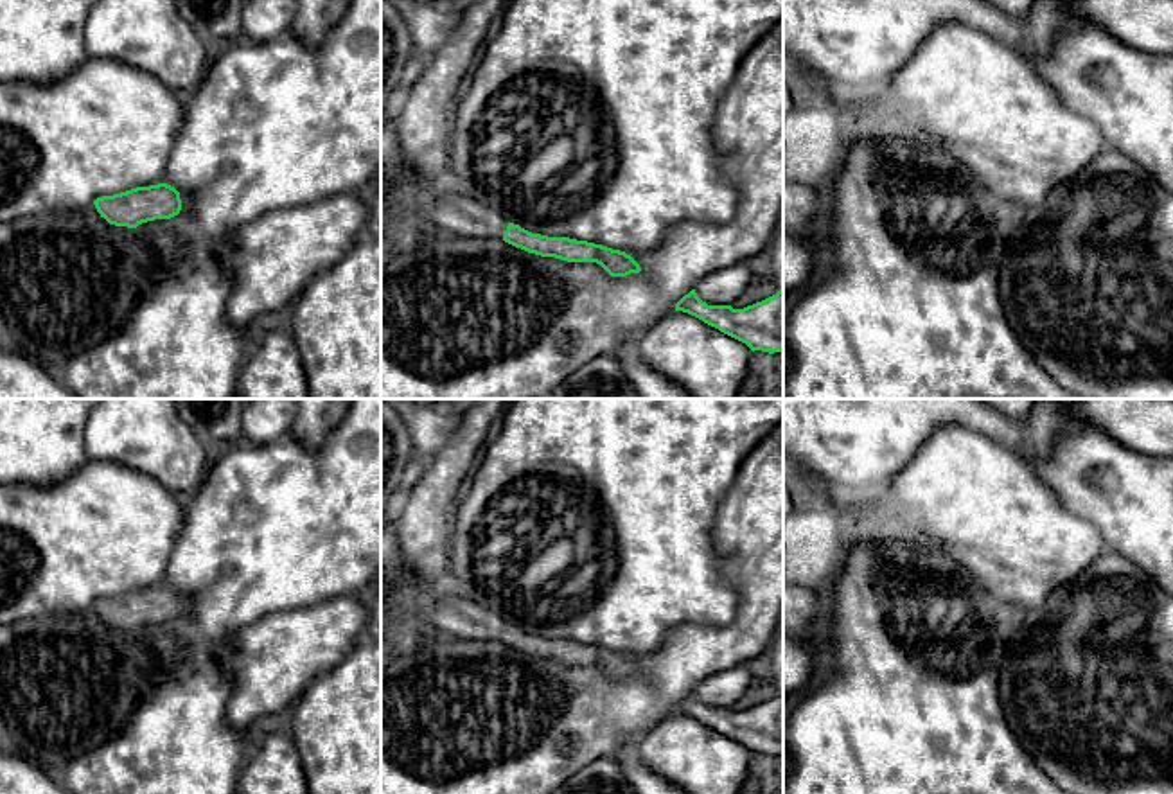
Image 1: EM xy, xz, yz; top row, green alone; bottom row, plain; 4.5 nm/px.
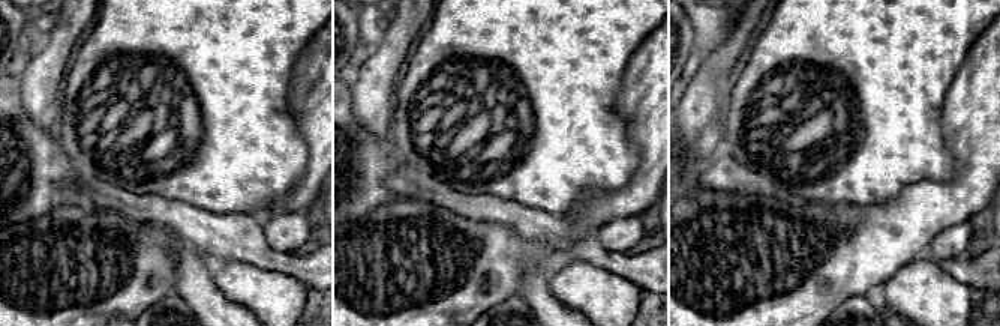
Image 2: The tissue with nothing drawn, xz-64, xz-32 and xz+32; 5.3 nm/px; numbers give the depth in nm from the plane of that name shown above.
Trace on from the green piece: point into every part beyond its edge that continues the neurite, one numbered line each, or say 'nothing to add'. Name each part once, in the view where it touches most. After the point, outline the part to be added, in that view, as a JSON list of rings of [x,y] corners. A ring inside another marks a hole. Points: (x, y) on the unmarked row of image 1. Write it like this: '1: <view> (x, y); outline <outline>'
1: xz (453, 615); outline [[[449,591],[444,595],[431,614],[433,625],[440,632],[447,632],[463,640],[501,641],[508,623],[485,607],[462,598]]]

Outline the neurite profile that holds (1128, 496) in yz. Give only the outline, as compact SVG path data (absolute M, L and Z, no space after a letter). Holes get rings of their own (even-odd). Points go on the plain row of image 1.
M1080 399L1051 401L1067 415L1067 426L1056 435L1047 458L1024 456L1024 460L1069 512L1092 523L1099 530L1107 548L1126 557L1173 596L1173 456L1141 454L1123 447L1101 428L1078 422L1071 417L1071 408Z

